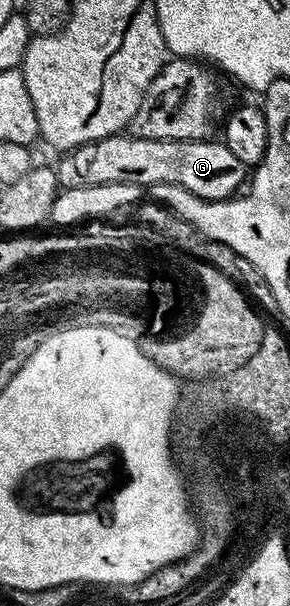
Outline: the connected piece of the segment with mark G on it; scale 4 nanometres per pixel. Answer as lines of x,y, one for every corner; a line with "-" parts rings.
129,134
109,136
91,144
67,151
66,156
56,164
58,181
62,188
75,188
81,184
100,186
101,184
175,184
205,200
229,200
241,193
248,184
248,166
228,150
221,139
205,140
149,140
136,138

